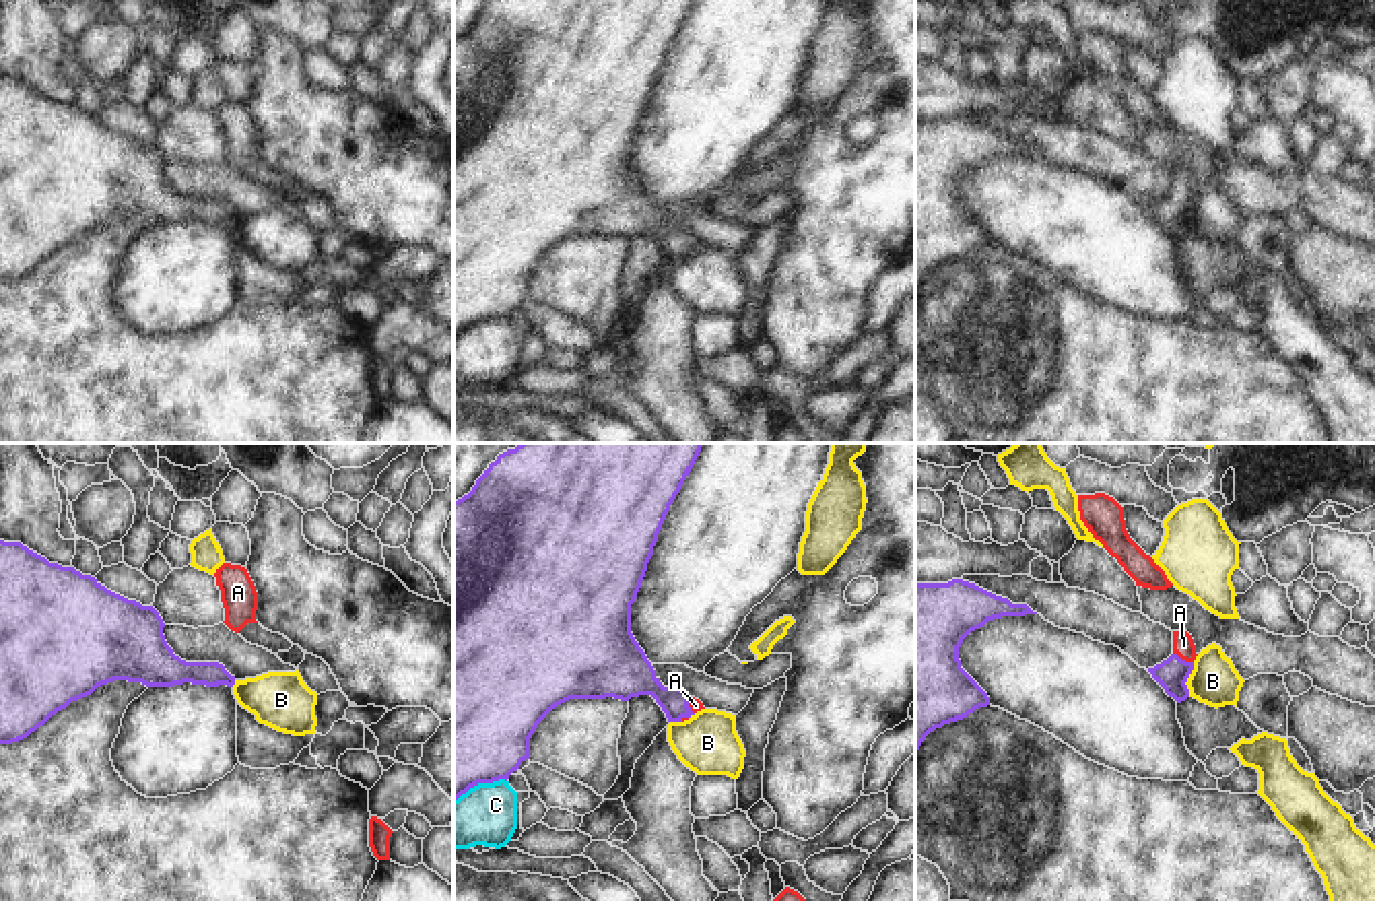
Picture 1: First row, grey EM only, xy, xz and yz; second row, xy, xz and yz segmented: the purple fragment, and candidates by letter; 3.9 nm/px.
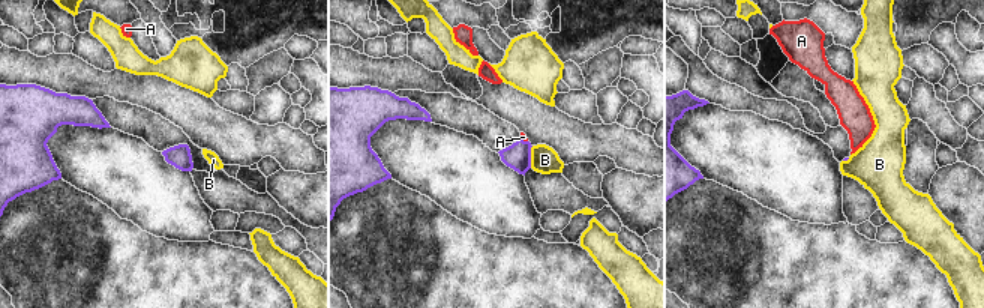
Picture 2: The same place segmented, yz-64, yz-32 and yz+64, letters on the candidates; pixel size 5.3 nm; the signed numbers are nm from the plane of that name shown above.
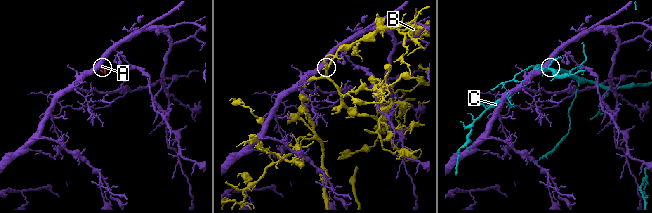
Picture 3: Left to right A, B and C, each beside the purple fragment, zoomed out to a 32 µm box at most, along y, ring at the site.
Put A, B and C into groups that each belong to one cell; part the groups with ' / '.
A / B / C

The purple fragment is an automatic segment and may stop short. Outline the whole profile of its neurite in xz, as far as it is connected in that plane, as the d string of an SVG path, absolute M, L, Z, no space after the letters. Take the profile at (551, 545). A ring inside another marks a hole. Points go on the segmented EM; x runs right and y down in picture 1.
M519 443L489 464L472 491L454 501L454 800L478 783L509 779L530 759L530 738L538 724L569 699L629 701L651 695L668 722L684 722L703 703L680 687L664 687L631 633L631 604L637 598L662 524L680 493L703 443Z

